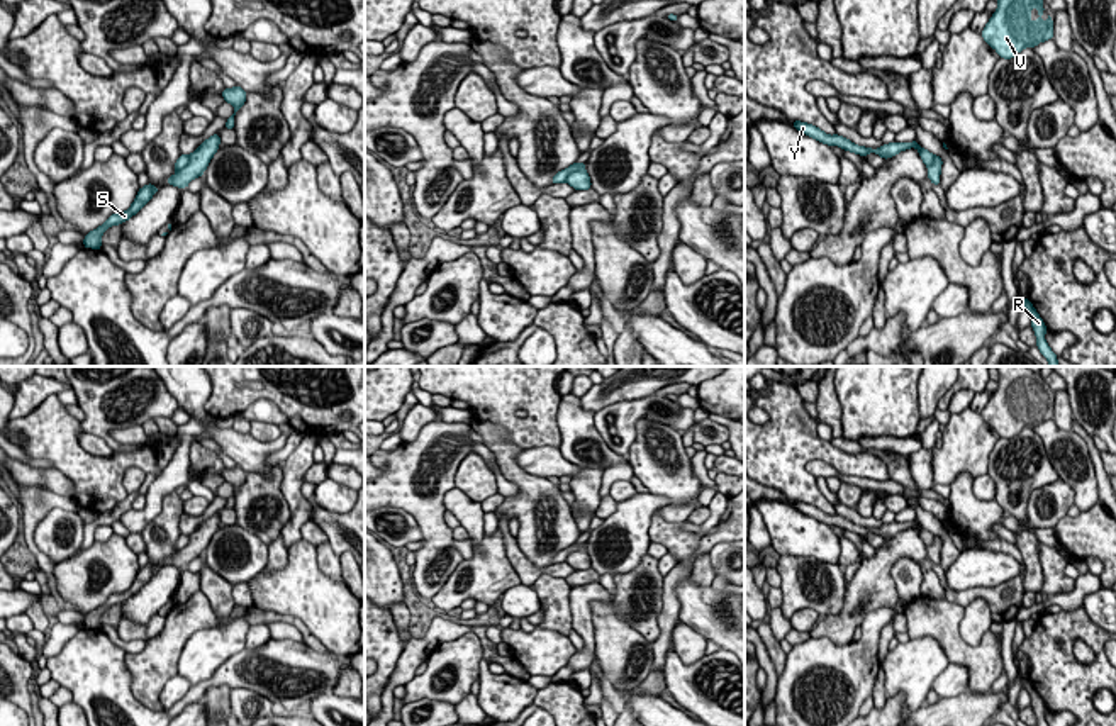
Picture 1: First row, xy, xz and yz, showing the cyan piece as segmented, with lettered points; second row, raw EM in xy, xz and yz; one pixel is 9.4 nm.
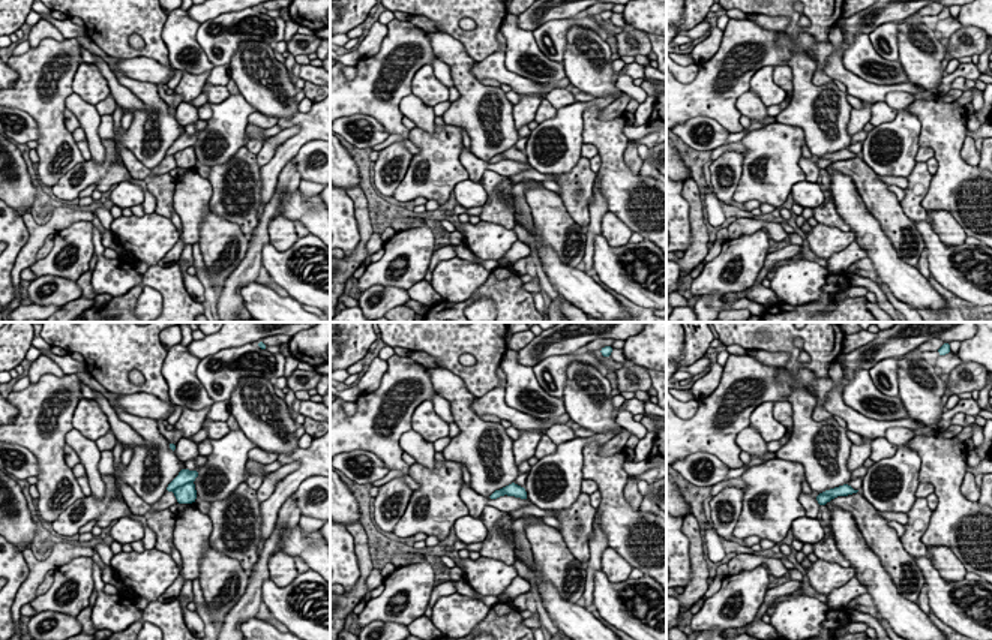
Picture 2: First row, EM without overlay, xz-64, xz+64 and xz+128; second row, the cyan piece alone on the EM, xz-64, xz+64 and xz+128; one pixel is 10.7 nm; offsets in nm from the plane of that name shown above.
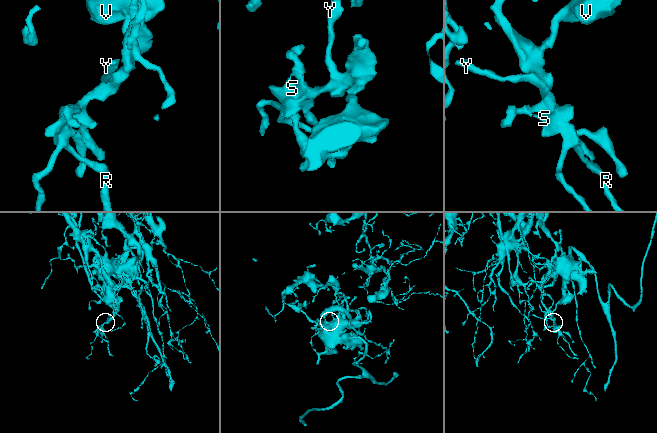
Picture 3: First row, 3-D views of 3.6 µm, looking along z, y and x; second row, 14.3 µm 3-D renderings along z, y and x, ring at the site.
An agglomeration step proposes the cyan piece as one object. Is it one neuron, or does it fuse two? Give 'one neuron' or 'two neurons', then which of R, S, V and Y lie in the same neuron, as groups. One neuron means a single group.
two neurons; R Y / S V

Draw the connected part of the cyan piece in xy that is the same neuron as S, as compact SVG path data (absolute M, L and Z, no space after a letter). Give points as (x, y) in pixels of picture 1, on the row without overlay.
M148 563L146 567L139 568L132 585L122 592L122 594L112 594L105 604L102 604L100 607L90 611L88 614L85 614L85 621L83 626L85 628L93 628L93 629L100 629L102 628L102 614L105 612L107 607L110 606L119 606L122 602L126 602L127 599L131 599L134 594L137 594L149 580L151 577L158 572L158 567Z

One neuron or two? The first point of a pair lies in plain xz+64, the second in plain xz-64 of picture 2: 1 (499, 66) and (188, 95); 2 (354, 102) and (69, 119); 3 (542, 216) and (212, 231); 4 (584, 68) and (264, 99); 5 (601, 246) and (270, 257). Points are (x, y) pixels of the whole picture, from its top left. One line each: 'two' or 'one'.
1: two
2: two
3: one
4: one
5: one

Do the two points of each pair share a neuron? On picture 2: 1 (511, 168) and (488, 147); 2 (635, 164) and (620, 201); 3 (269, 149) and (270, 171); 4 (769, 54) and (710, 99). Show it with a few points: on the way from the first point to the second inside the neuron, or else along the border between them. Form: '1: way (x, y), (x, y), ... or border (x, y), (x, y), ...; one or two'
1: border (470, 152), (486, 162); two
2: border (631, 140), (625, 152), (625, 164), (637, 174); two
3: border (296, 134), (290, 135), (261, 167); two
4: way (751, 41), (737, 42), (728, 50), (716, 75); one

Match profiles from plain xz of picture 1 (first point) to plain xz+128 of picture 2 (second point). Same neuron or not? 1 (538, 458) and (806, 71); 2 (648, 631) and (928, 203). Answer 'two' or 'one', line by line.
1: two
2: two

